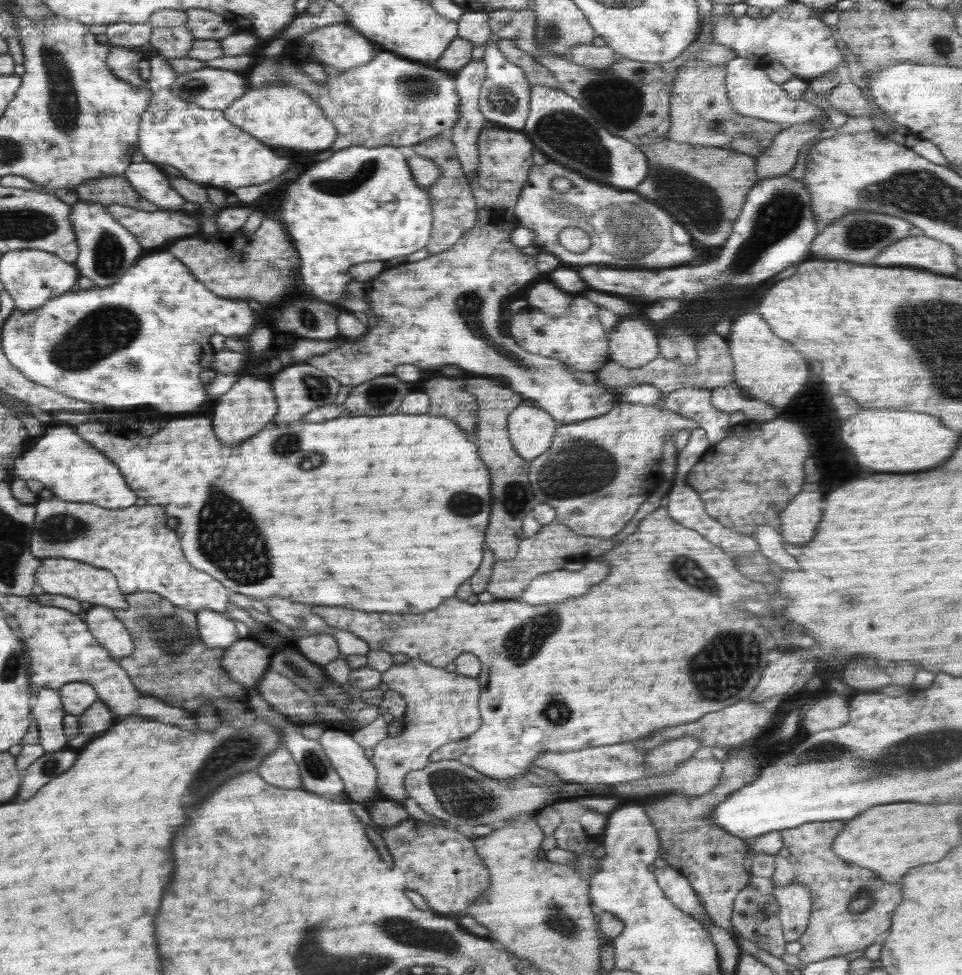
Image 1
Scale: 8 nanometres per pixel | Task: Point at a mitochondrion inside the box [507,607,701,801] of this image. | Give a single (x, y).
(556, 710)

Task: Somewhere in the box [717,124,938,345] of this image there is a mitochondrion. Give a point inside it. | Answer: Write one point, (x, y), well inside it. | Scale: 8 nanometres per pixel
(781, 214)

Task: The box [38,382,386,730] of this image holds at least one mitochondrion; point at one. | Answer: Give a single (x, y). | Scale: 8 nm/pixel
(239, 546)

